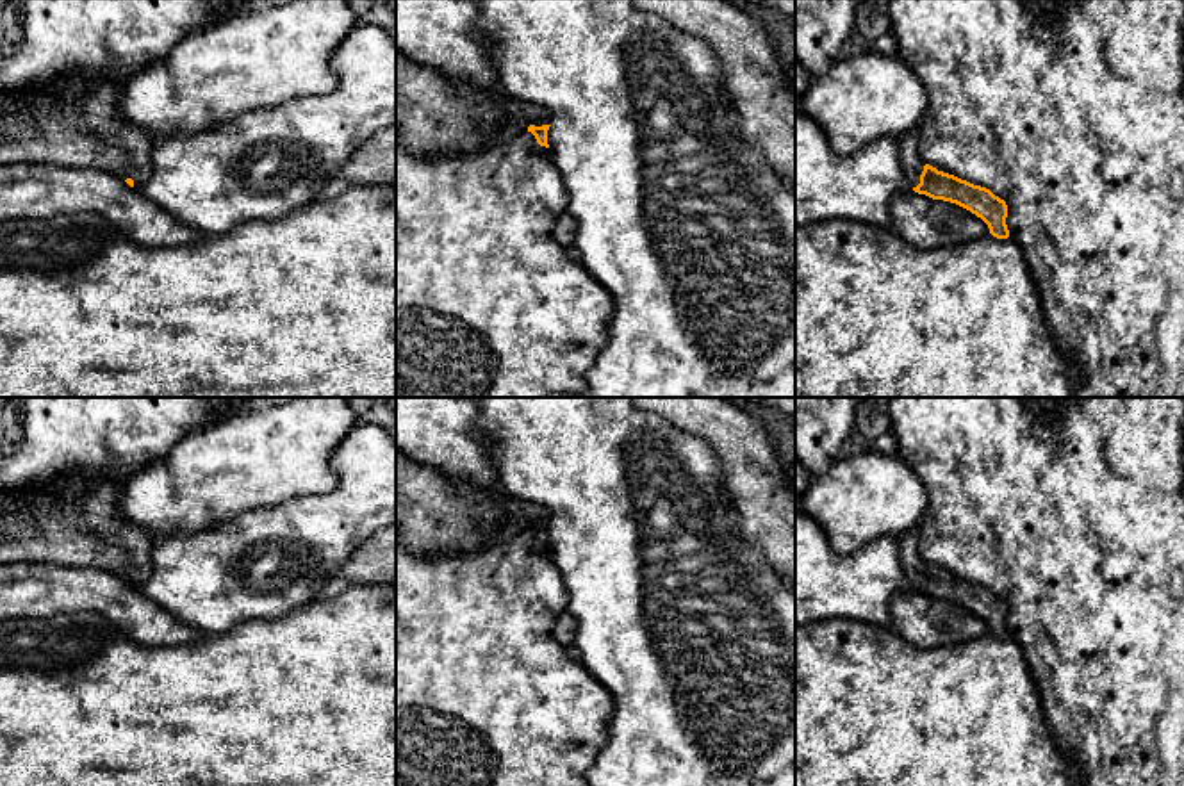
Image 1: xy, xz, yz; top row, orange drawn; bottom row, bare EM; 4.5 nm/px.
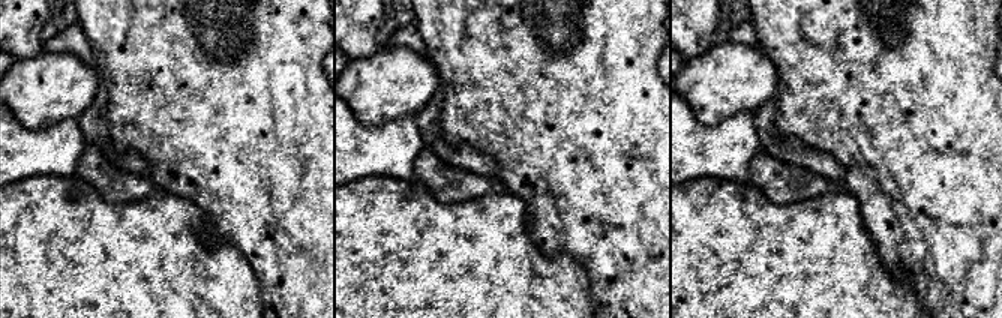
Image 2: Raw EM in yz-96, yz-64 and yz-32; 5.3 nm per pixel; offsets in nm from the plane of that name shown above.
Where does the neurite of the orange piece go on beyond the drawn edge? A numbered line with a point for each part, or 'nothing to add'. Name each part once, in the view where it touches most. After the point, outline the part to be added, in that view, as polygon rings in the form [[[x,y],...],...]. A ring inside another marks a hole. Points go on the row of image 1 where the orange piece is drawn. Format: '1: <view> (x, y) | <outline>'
1: xz (516, 118) | [[[501,91],[497,98],[503,105],[503,112],[499,114],[497,125],[489,134],[492,144],[512,141],[526,132],[530,125],[551,125],[551,111],[530,102],[515,100]]]

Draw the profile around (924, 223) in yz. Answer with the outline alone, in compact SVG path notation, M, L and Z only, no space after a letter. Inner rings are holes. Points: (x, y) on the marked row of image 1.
M915 191L900 192L890 207L890 226L917 250L952 248L990 233L970 210Z

